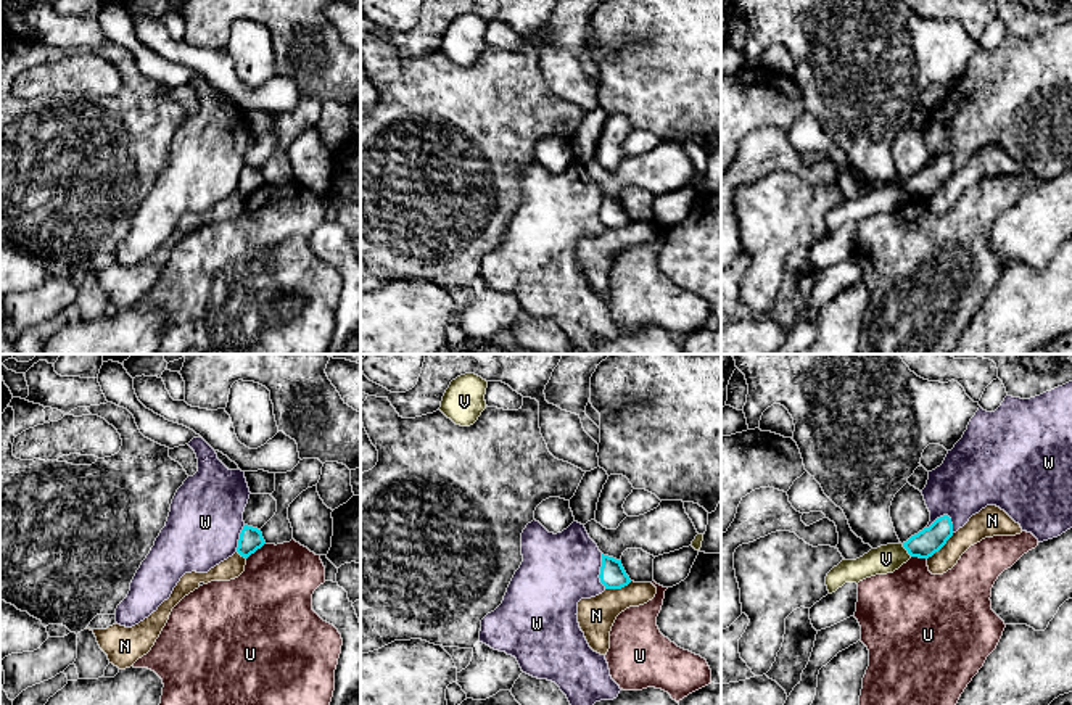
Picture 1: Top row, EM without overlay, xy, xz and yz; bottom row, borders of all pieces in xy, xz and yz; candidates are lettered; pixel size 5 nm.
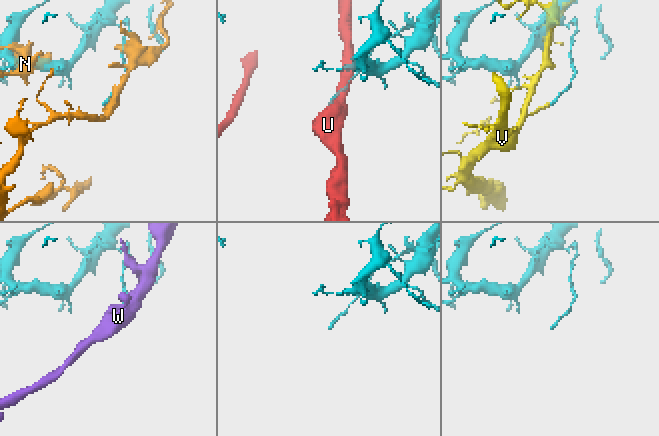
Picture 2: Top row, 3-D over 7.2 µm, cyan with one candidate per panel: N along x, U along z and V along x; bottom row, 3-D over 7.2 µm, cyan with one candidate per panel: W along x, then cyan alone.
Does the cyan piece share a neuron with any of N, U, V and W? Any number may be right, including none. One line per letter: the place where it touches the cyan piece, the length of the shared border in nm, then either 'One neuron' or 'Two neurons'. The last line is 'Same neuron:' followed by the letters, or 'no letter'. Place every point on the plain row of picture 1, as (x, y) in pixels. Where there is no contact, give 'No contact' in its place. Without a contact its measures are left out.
N: Touches cyan at yz (940, 187). Shared border 190 nm. Two neurons
U: Touches cyan at xy (255, 190). Shared border 130 nm. Two neurons
V: Touches cyan at yz (907, 189). Shared border 80 nm. Two neurons
W: Touches cyan at yz (940, 156). Shared border 140 nm. Two neurons
Same neuron: no letter

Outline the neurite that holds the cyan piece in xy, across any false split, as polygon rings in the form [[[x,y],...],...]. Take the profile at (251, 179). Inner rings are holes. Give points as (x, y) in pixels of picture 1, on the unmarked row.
[[[245,164],[240,179],[237,192],[248,198],[251,193],[254,193],[258,188],[261,188],[266,183],[261,169]]]

